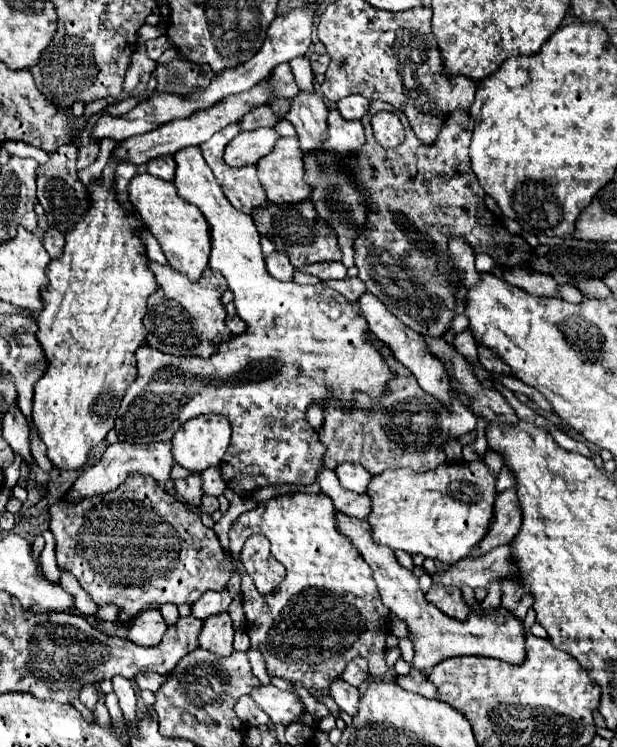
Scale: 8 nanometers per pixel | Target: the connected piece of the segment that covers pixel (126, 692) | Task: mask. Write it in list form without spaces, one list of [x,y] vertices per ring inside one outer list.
[[[112,677],[112,683],[114,683],[114,693],[118,695],[120,699],[120,707],[124,711],[124,715],[128,717],[128,721],[136,721],[136,691],[134,691],[134,685],[132,681],[128,681],[126,677]]]

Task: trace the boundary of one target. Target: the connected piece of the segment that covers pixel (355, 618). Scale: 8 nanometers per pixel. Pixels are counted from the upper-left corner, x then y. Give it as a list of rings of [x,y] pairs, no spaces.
[[[294,493],[260,503],[254,511],[242,513],[230,527],[230,553],[234,559],[240,557],[244,541],[260,533],[272,543],[272,555],[286,567],[286,579],[276,589],[274,597],[242,597],[246,607],[246,633],[250,635],[252,647],[262,651],[268,673],[280,675],[290,683],[304,683],[306,689],[314,687],[326,695],[330,681],[340,677],[354,657],[364,657],[372,675],[383,676],[388,671],[384,661],[388,607],[380,603],[368,563],[364,563],[356,547],[336,531],[334,515],[336,509],[328,495]]]

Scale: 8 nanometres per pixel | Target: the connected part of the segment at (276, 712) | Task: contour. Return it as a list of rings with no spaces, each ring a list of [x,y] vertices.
[[[260,685],[250,695],[270,715],[272,723],[282,723],[282,725],[298,723],[306,713],[304,703],[296,693],[280,691],[274,685]]]

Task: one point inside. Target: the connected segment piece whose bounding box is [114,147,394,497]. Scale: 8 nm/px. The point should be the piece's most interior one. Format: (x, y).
(305, 345)

